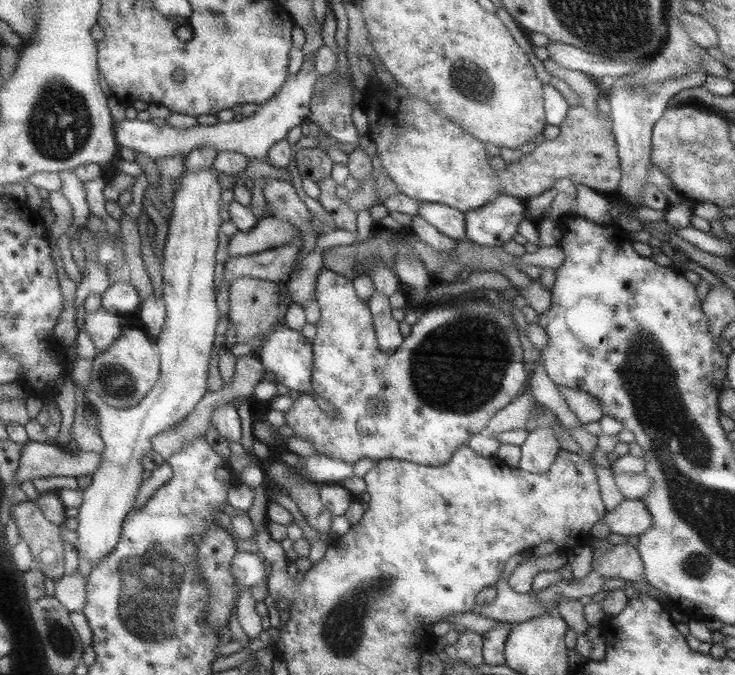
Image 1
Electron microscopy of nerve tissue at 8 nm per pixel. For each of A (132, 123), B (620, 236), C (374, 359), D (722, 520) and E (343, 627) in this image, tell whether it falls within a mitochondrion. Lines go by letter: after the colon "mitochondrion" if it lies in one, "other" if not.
A: other
B: other
C: other
D: mitochondrion
E: mitochondrion

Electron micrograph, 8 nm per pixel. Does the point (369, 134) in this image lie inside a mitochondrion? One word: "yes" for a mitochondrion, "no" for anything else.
no

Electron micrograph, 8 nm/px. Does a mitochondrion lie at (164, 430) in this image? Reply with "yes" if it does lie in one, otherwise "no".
no

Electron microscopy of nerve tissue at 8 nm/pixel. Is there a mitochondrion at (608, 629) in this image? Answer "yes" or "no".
no

